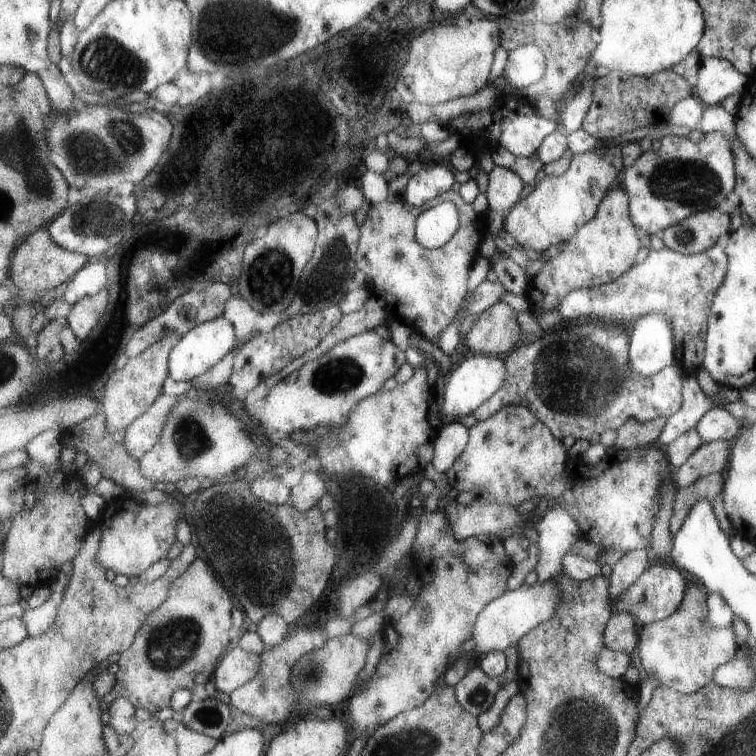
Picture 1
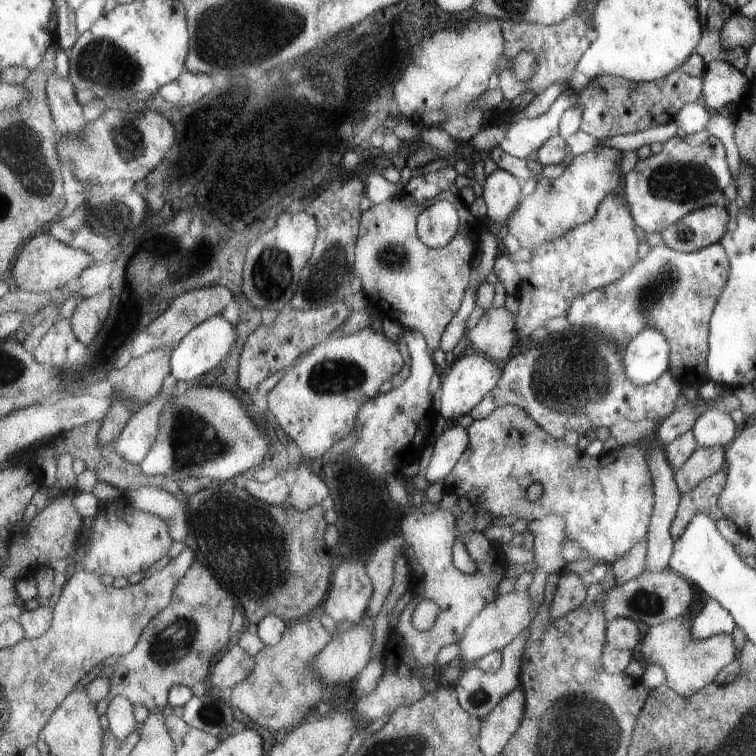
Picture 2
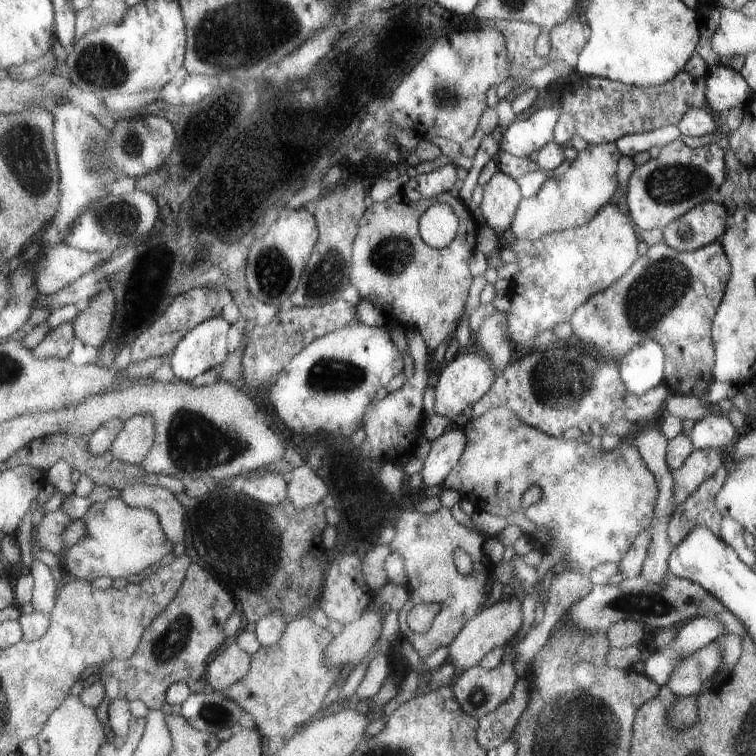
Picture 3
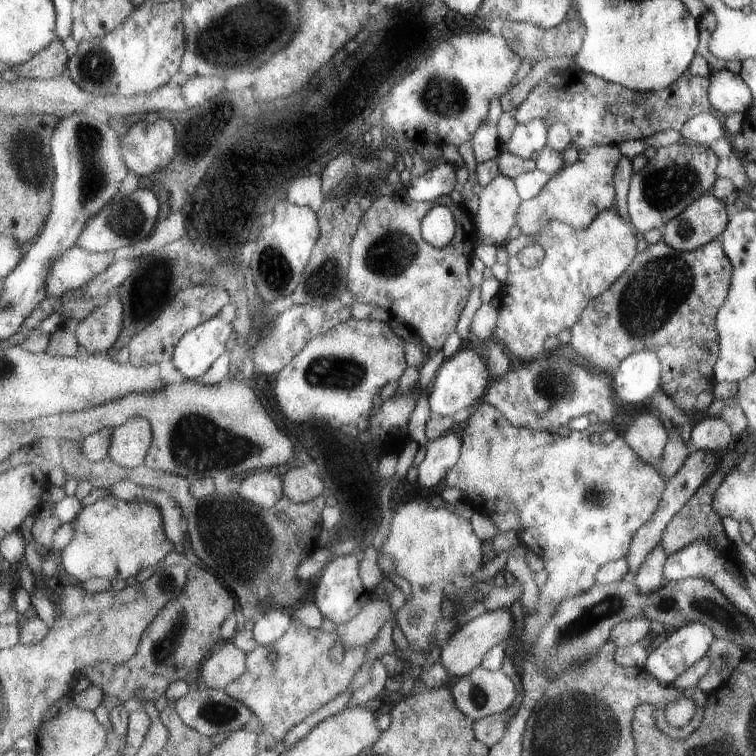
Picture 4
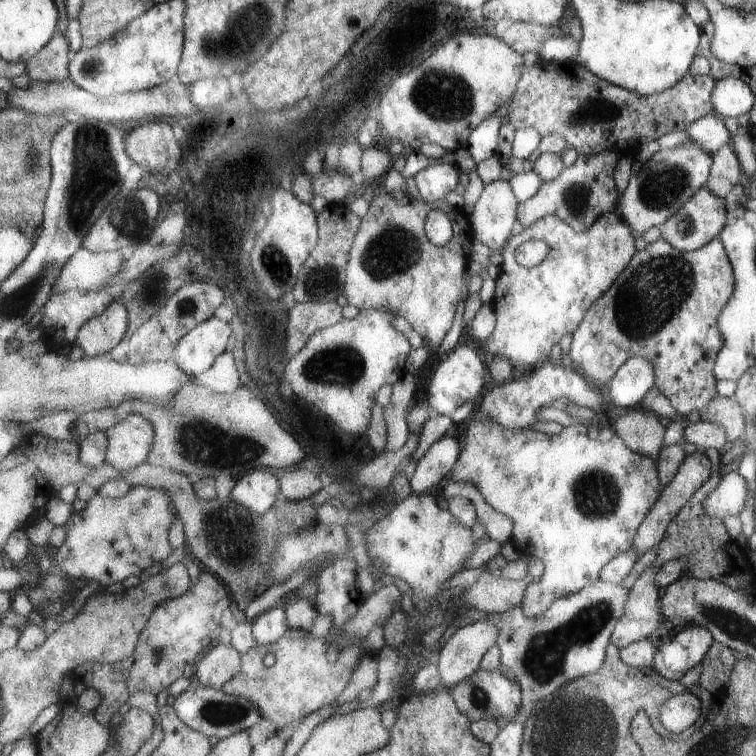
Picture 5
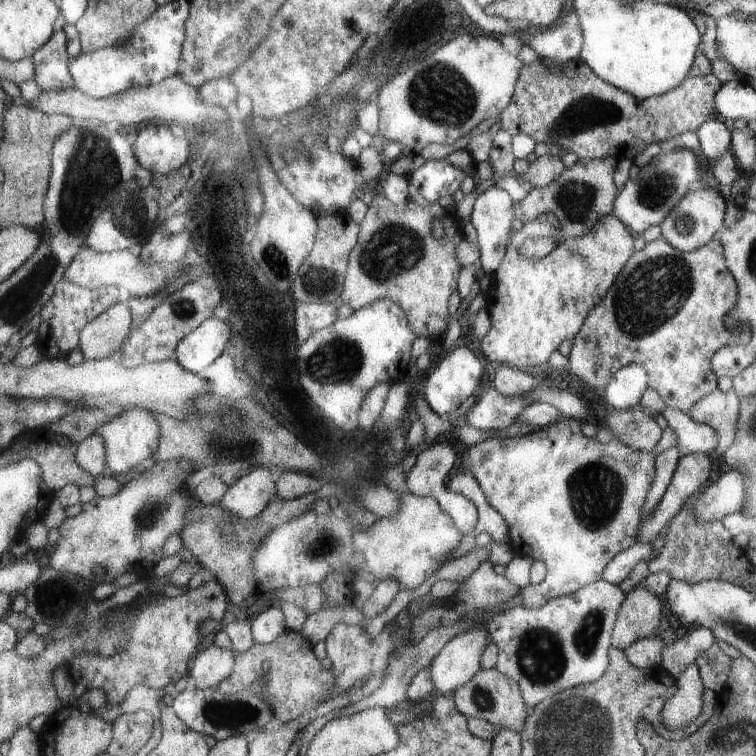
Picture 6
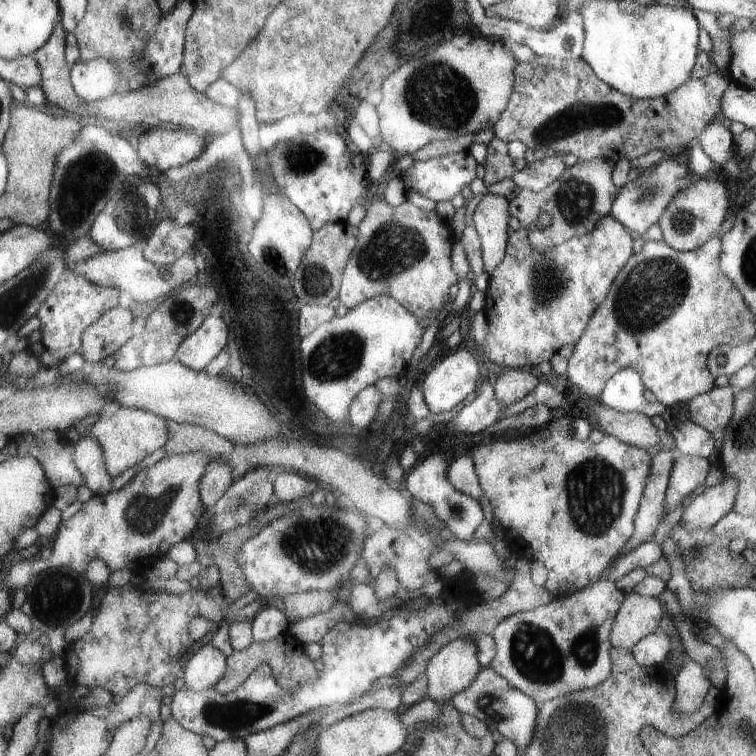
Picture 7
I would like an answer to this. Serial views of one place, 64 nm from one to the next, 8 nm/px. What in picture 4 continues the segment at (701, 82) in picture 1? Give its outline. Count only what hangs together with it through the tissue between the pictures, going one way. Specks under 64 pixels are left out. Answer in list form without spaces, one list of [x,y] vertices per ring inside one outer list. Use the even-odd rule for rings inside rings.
[[[717,72],[711,74],[711,84],[709,84],[709,104],[711,110],[719,116],[725,118],[729,114],[735,112],[749,112],[749,104],[751,104],[751,94],[749,94],[749,86],[741,80],[739,74],[733,72]]]

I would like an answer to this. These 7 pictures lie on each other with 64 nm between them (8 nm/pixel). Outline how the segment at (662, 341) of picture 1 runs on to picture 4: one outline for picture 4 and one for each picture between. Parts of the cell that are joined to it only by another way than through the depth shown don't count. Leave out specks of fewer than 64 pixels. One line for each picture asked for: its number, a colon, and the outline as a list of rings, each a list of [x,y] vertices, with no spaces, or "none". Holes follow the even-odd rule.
2: [[[653,328],[641,330],[637,338],[633,338],[623,348],[623,372],[627,380],[631,380],[637,388],[647,386],[661,378],[667,372],[669,360],[669,344],[667,340]]]
3: [[[645,340],[629,350],[617,366],[625,394],[639,398],[663,382],[665,354],[657,342]]]
4: [[[653,352],[631,354],[617,366],[611,376],[611,386],[615,394],[615,404],[637,406],[645,402],[657,388],[661,378],[661,362]]]

